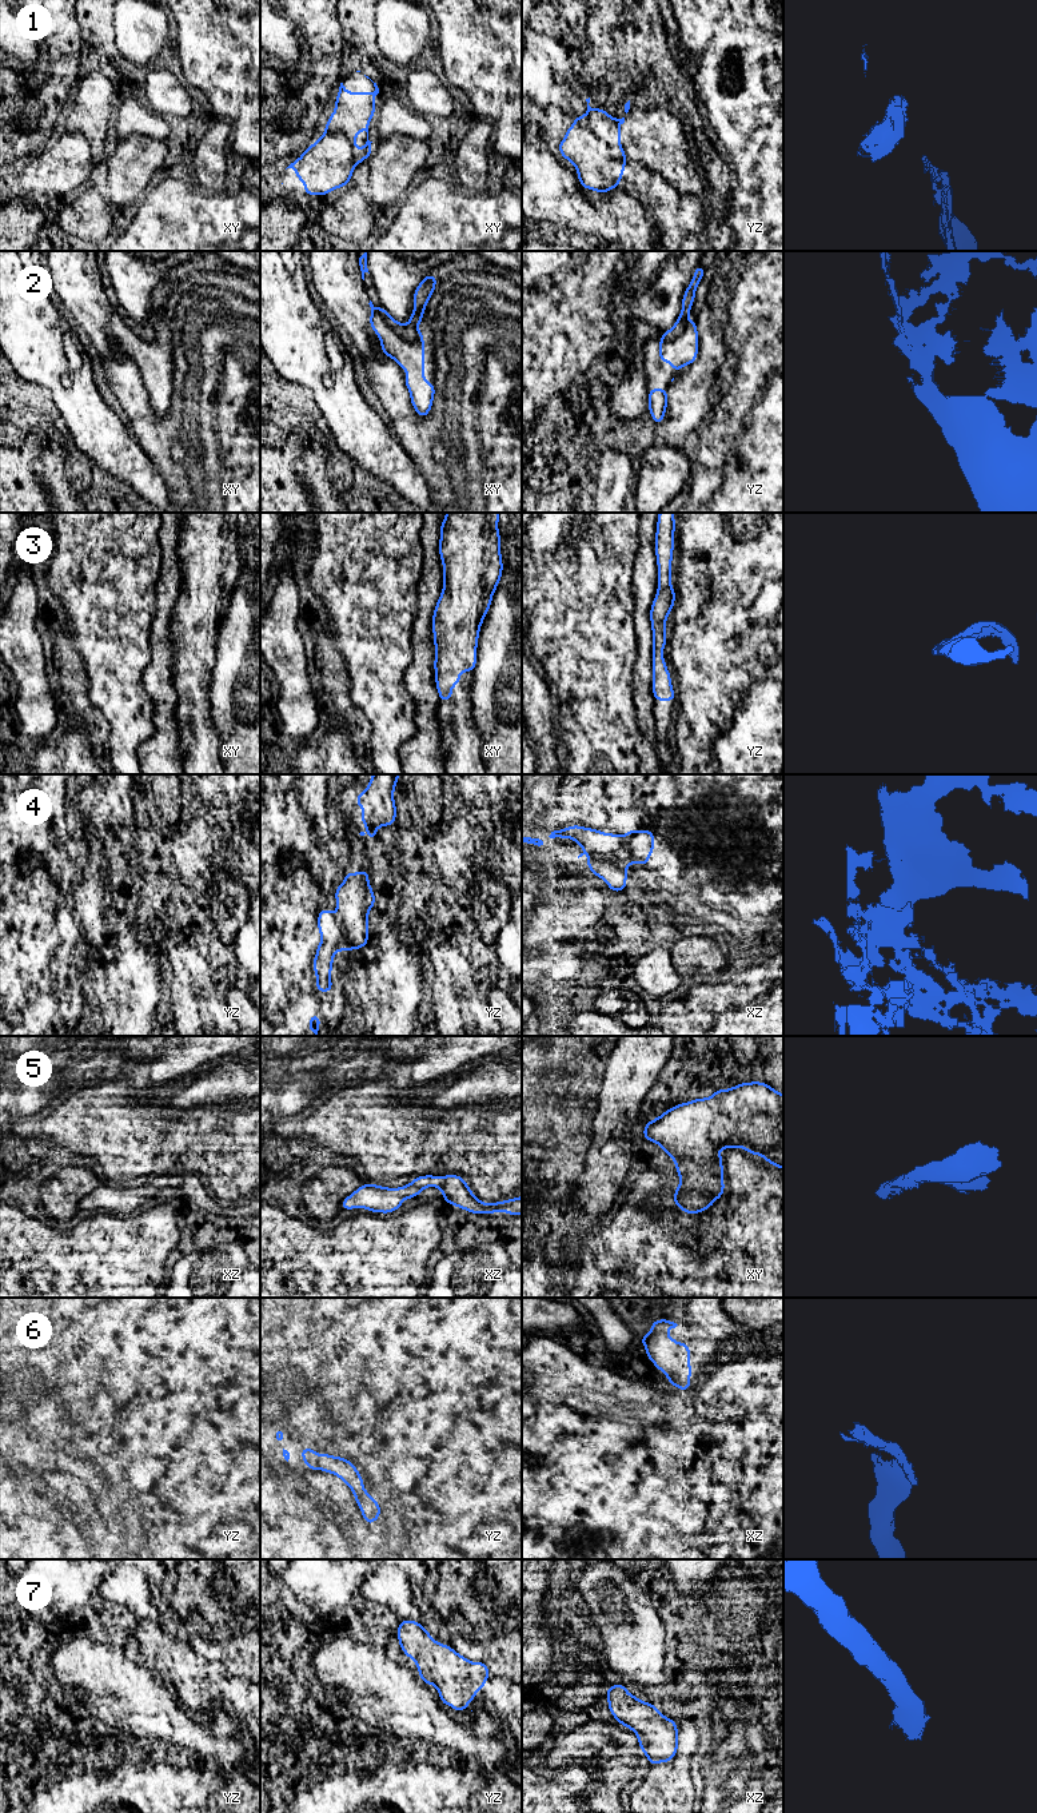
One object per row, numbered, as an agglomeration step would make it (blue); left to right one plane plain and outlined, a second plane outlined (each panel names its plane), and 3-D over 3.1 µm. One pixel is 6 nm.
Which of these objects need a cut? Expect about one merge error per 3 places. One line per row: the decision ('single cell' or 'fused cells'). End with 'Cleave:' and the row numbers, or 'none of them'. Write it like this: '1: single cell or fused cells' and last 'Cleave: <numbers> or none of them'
1: fused cells
2: fused cells
3: single cell
4: fused cells
5: single cell
6: single cell
7: single cell
Cleave: 1, 2, 4

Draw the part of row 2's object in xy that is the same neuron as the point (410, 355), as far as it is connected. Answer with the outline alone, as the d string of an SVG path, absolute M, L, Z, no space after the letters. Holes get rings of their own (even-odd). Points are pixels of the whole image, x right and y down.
M370 300L371 315L370 326L380 339L382 352L392 358L402 370L407 371L404 383L408 388L411 405L422 418L431 411L435 386L424 380L424 338L418 332L415 342L410 342L398 335L379 314Z

